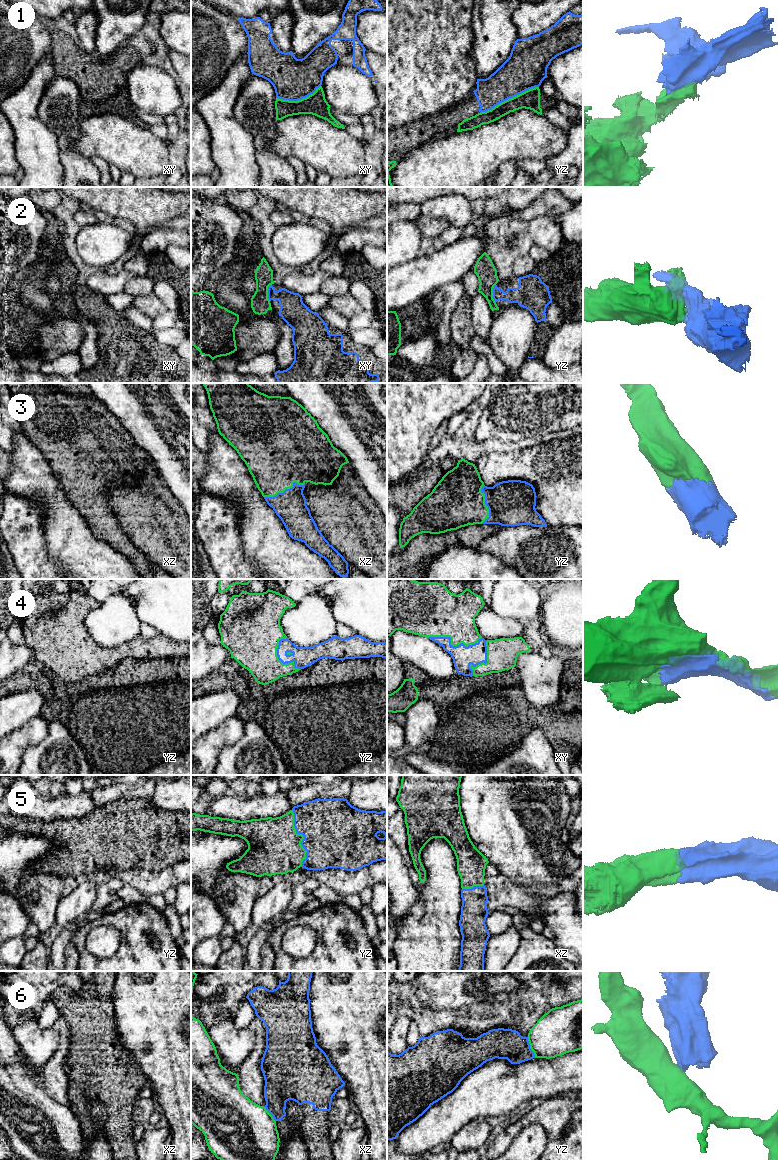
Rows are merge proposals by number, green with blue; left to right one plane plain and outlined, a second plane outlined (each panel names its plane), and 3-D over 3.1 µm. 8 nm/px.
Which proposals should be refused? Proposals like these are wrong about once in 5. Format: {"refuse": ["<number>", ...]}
{"refuse": ["2", "6"]}

